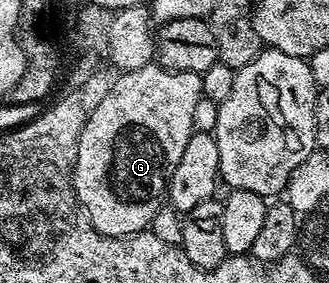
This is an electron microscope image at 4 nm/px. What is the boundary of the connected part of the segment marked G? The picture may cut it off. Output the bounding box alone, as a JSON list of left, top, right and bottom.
[73,63,203,237]

